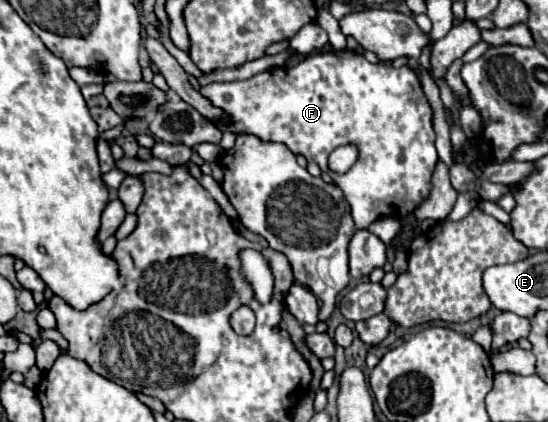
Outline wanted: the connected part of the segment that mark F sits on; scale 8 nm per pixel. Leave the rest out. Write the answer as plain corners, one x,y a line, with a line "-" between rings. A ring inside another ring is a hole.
351,50
319,52
307,56
291,68
271,68
255,74
249,80
213,82
201,86
201,94
233,116
233,124
229,124
229,128
217,124
221,130
231,130
235,134
253,134
261,140
281,142
293,154
301,154
309,162
319,164
319,168
327,172
343,190
351,206
351,216
357,230
367,228
371,222
385,216
403,218
413,212
429,194
431,174
437,164
433,108
421,88
421,82
417,80
417,74
407,66
395,68
385,66
383,62
371,64
365,56
-
345,144
357,146
359,158
349,172
335,174
327,168
327,156
335,148

